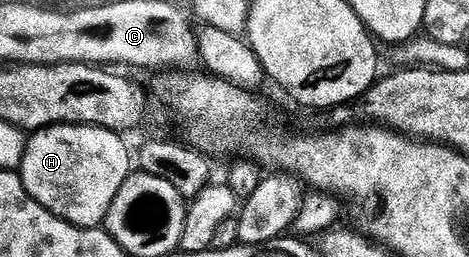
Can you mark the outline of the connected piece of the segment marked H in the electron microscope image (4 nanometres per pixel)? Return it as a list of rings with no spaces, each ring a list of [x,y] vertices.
[[[48,126],[46,130],[38,130],[25,143],[25,155],[21,161],[21,169],[19,171],[23,184],[27,188],[27,192],[36,200],[43,208],[47,208],[56,218],[62,218],[65,222],[71,223],[73,226],[79,226],[83,230],[92,230],[100,227],[104,223],[106,216],[109,215],[111,204],[115,200],[115,196],[119,196],[119,188],[123,188],[125,181],[129,179],[131,173],[131,154],[129,158],[129,150],[125,147],[125,142],[120,133],[112,130],[104,130],[102,126]]]

